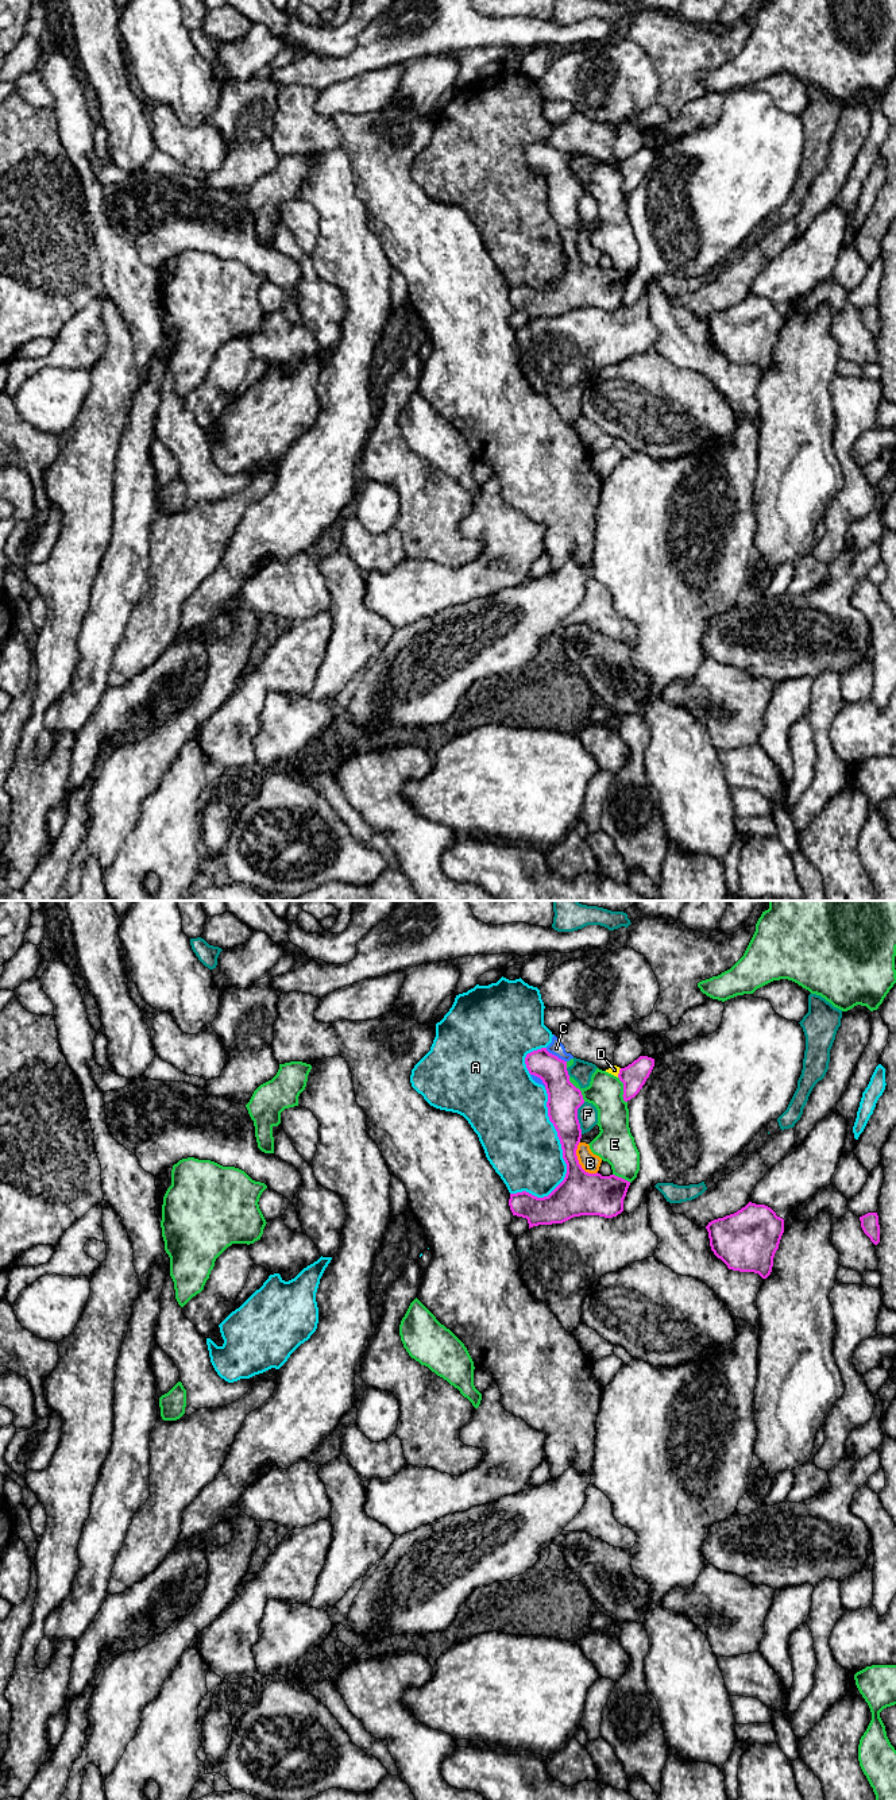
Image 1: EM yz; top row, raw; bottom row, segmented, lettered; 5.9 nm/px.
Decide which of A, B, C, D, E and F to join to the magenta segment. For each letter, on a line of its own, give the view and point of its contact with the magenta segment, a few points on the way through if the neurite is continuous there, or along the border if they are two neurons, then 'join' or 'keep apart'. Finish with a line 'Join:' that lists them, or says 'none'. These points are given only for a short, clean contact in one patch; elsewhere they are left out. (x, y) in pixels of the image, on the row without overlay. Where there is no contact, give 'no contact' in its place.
A: yz (564, 253) | keep apart
B: yz (578, 254) | keep apart
C: yz (556, 149) | join
D: yz (620, 165) | along yz (621, 161), (617, 169) | keep apart
E: yz (578, 181) | keep apart
F: yz (576, 211) | keep apart
Join: C

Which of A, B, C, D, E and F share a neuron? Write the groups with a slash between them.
A / B / C / D / E / F

